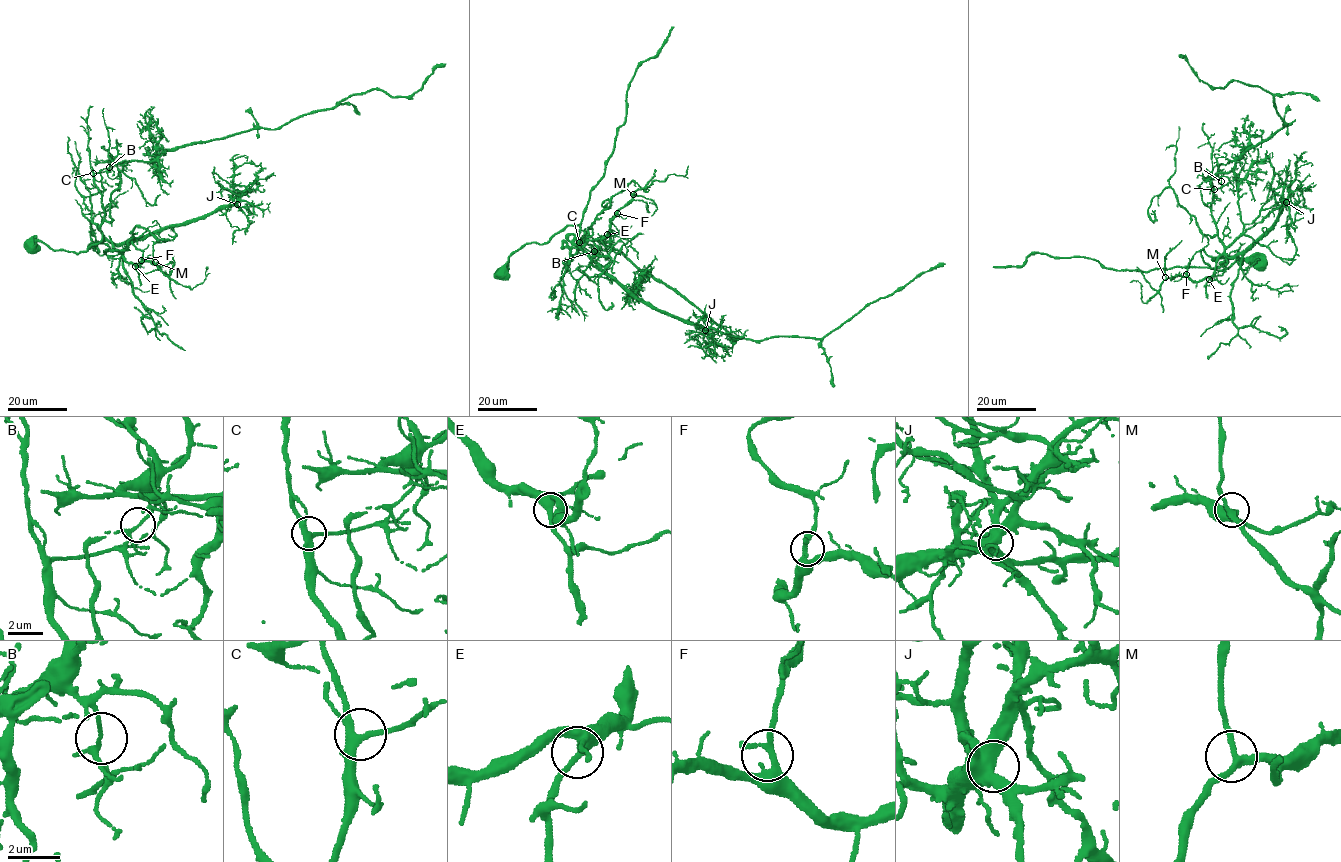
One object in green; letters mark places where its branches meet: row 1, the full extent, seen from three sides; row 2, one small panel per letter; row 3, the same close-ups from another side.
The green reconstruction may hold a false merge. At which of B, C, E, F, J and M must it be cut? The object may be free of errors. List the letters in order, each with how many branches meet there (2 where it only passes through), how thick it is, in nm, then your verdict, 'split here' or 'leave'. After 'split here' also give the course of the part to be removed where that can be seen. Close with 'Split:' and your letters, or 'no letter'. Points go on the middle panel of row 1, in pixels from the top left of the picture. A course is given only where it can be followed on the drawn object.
B: branches 4; calibre 160 nm; split here; course (594, 251), (595, 241), (612, 246), (734, 336), (753, 340), (822, 338), (870, 303), (945, 263)
C: branches 4; calibre 340 nm; leave
E: branches 4; calibre 320 nm; leave
F: branches 3; calibre 260 nm; leave
J: branches 4; calibre 500 nm; leave
M: branches 3; calibre 280 nm; leave
Split: B

